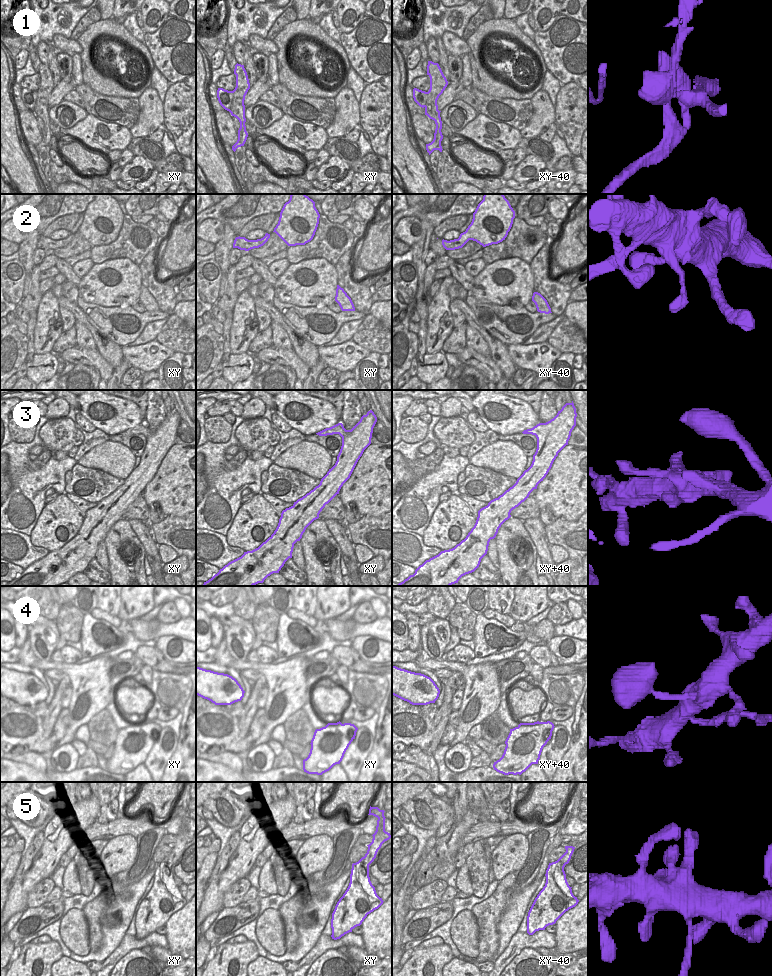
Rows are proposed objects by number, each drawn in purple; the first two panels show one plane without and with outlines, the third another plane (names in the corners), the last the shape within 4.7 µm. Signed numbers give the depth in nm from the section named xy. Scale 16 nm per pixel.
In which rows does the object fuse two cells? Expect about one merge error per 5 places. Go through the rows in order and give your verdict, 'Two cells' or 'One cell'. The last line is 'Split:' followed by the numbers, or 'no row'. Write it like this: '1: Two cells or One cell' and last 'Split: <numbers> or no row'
1: Two cells
2: One cell
3: One cell
4: One cell
5: Two cells
Split: 1, 5

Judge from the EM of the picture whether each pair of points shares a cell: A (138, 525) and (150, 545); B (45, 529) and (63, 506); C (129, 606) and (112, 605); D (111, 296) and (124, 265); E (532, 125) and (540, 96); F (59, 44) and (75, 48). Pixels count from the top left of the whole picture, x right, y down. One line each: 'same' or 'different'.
A: same
B: same
C: different
D: same
E: same
F: same

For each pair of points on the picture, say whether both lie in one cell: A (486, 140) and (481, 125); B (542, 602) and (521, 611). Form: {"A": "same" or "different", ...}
{"A": "same", "B": "same"}

